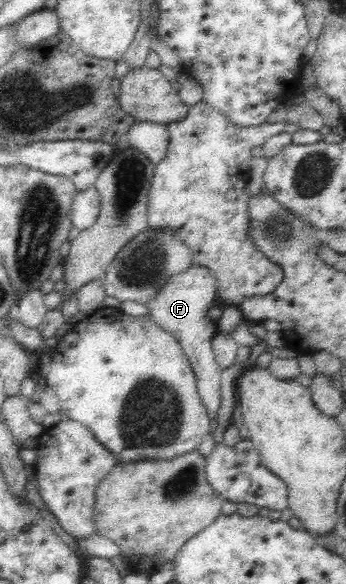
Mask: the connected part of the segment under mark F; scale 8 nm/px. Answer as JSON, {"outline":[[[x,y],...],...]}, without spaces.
{"outline":[[[201,264],[192,265],[186,272],[171,276],[158,294],[147,304],[151,319],[158,326],[172,332],[181,344],[196,376],[197,391],[213,427],[220,410],[220,381],[223,370],[216,362],[211,345],[219,328],[215,321],[206,317],[206,308],[218,304],[216,283],[216,277],[209,268]]]}

